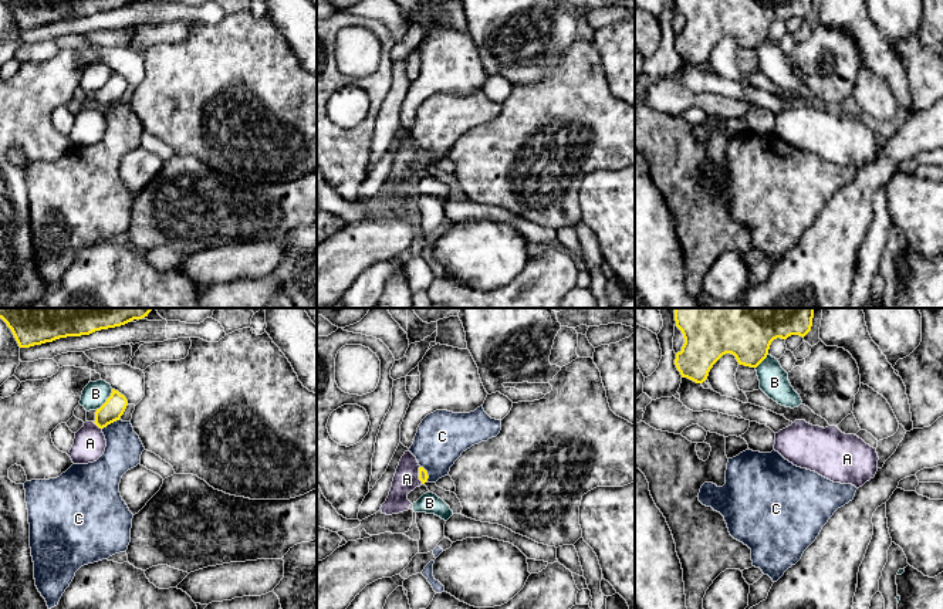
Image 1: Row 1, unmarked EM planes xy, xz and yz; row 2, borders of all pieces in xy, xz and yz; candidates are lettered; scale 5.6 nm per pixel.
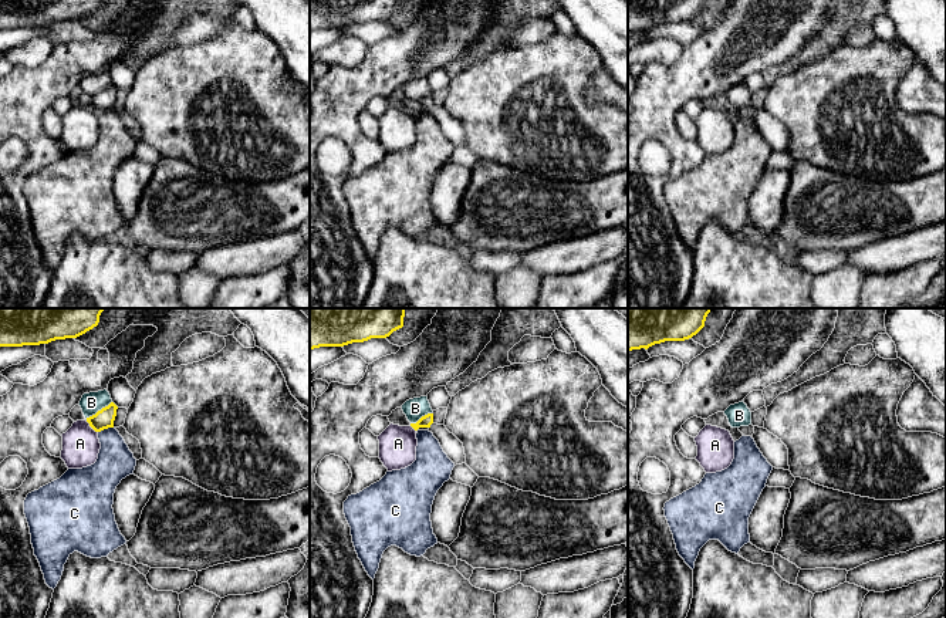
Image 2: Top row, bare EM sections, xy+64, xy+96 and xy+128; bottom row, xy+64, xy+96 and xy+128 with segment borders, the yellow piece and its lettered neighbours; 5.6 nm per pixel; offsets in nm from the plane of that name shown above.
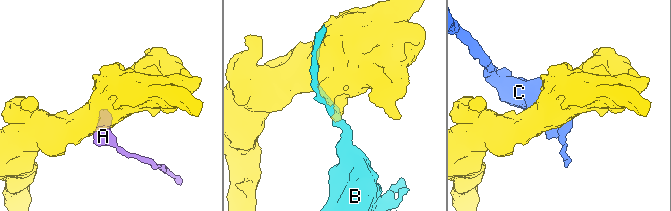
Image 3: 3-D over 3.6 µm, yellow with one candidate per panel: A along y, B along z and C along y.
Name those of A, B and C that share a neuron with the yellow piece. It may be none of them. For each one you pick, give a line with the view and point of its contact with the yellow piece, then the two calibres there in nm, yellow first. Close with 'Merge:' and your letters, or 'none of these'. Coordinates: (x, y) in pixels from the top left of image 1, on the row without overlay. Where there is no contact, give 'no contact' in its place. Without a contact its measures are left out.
Merge: none of these

